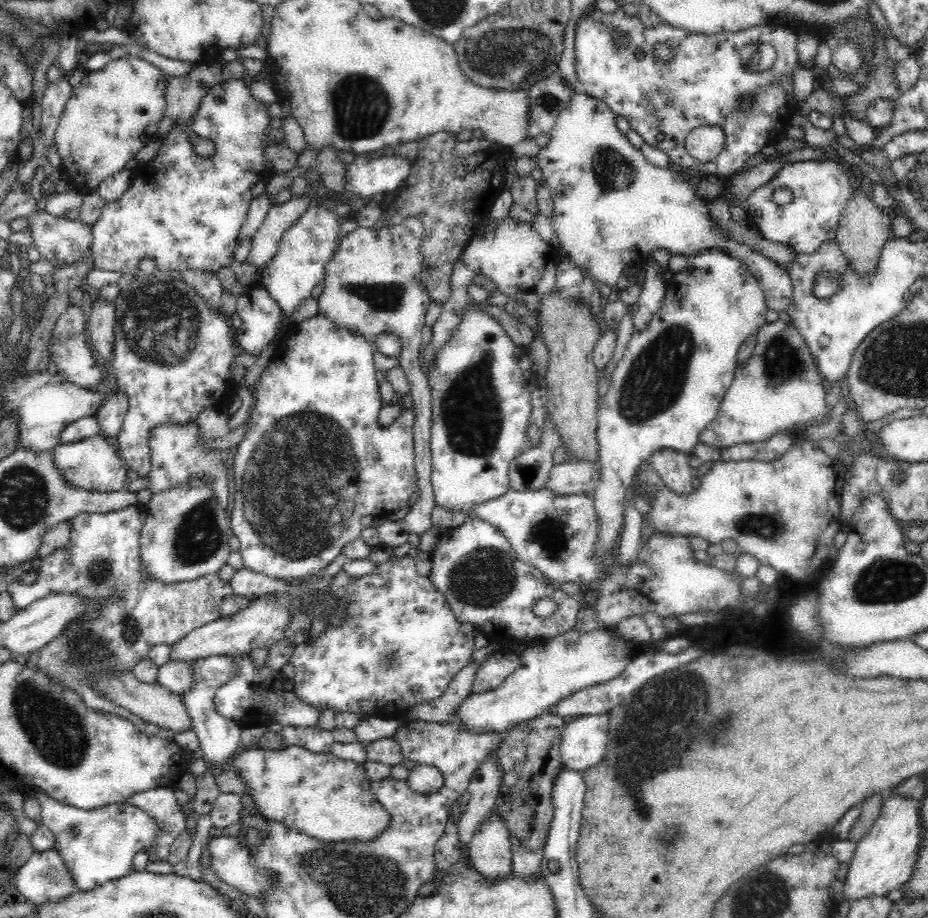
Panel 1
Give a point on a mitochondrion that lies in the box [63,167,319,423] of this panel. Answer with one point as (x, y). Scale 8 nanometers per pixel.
(159, 322)

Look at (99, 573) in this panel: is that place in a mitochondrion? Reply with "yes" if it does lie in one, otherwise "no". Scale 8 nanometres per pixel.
yes

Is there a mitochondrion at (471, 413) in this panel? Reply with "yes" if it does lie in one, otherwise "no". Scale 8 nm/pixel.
yes

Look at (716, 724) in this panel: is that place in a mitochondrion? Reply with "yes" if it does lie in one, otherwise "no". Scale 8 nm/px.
yes

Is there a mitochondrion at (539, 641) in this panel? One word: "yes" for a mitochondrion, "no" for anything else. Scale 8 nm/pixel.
no

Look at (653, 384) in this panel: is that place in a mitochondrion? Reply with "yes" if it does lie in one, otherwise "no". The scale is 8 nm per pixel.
yes

